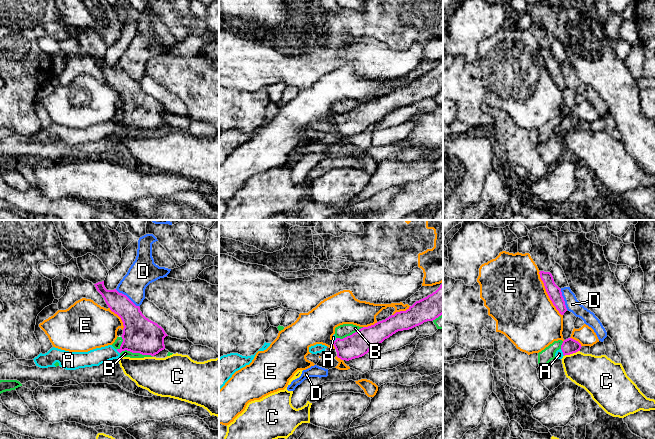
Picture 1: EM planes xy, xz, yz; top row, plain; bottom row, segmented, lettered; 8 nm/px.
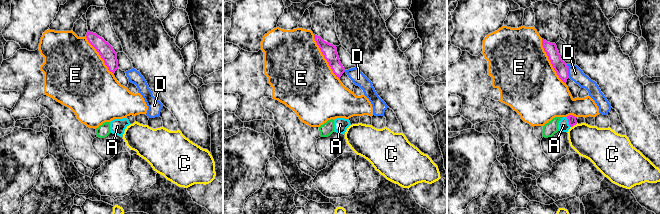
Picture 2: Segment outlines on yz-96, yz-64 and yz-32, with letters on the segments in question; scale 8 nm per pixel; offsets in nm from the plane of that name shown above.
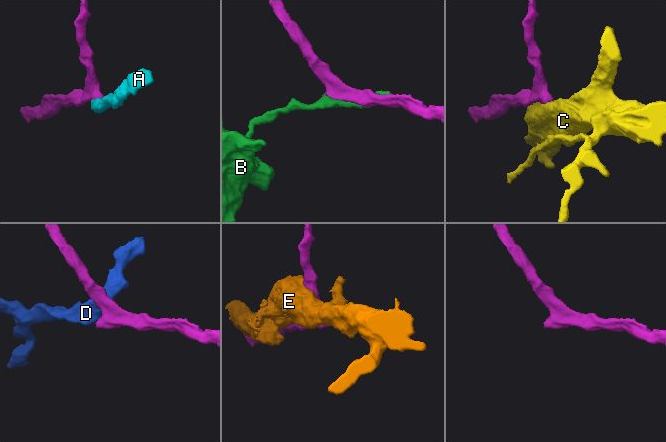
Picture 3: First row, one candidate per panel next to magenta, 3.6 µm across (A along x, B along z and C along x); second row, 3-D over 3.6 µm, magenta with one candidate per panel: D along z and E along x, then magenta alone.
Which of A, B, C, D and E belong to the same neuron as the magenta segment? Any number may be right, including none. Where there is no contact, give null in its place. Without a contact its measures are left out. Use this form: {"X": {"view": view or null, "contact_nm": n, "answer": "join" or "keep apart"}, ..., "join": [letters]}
{"A": {"view": "yz", "contact_nm": 70, "answer": "join"}, "B": {"view": "xy", "contact_nm": 260, "answer": "keep apart"}, "C": {"view": "yz", "contact_nm": 140, "answer": "keep apart"}, "D": {"view": "xy", "contact_nm": 240, "answer": "keep apart"}, "E": {"view": "yz", "contact_nm": 400, "answer": "keep apart"}, "join": ["A"]}

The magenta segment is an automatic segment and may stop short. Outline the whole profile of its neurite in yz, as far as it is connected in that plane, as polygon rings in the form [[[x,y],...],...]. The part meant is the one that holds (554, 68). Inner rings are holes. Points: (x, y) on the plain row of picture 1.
[[[540,47],[540,54],[544,59],[546,68],[552,77],[553,81],[561,91],[567,87],[561,65],[555,60],[553,52],[550,48]]]

